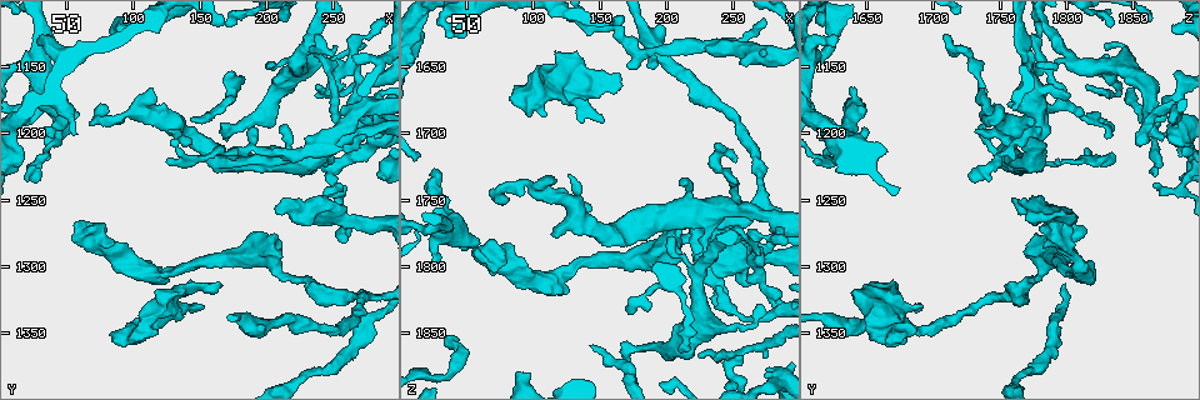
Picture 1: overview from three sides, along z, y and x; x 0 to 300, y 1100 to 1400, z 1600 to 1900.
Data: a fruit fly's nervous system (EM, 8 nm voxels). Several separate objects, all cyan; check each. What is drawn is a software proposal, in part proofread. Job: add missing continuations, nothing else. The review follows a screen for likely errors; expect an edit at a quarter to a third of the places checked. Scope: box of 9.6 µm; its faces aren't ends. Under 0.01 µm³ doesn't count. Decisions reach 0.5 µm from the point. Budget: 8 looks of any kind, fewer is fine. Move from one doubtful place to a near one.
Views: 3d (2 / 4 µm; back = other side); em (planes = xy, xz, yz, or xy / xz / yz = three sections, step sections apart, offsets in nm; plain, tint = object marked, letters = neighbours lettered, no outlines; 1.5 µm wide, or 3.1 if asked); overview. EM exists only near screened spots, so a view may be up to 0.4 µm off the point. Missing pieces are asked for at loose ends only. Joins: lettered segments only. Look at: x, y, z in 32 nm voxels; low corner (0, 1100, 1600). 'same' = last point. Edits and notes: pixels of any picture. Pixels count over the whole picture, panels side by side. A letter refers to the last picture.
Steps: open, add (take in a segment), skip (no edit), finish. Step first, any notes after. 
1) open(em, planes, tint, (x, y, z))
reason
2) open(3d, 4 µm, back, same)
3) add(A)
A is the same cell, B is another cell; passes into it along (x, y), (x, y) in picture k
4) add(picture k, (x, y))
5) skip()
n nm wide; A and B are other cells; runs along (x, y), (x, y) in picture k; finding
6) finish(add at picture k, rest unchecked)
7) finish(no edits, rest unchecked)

open(em, planes, tint, (96, 1118, 1880))
an open end

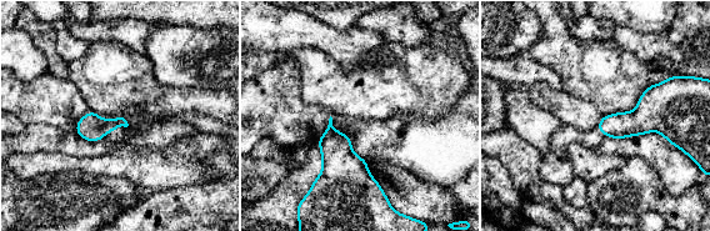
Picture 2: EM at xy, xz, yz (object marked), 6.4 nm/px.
open(em, planes, letters, same)
see the neighbours

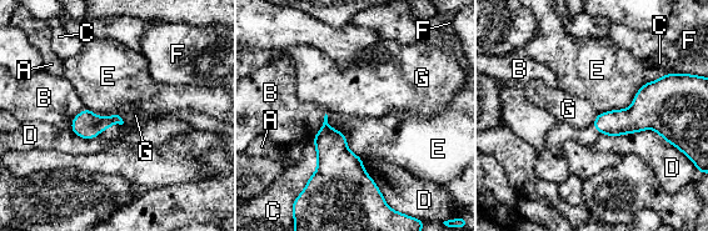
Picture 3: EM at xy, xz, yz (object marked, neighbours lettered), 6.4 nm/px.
skip()
A, B, C, D, E, F and G are other cells; border along (95, 114), (118, 115), (124, 121) in picture 3; no lettered segment goes on from it

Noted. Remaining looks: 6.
open(em, xy, step 8, letters, (272, 1166, 1636))

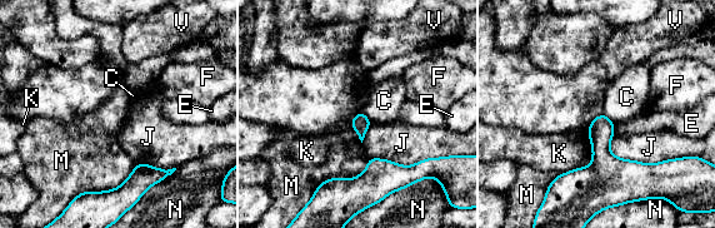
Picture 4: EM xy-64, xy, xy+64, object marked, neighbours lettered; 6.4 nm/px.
skip()
M touches over 420 nm; C, E, F, J, K, M, N and V are other cells; no lettered segment goes on from it

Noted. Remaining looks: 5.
open(3d, 2 µm, (164, 1310, 1654))
an open end

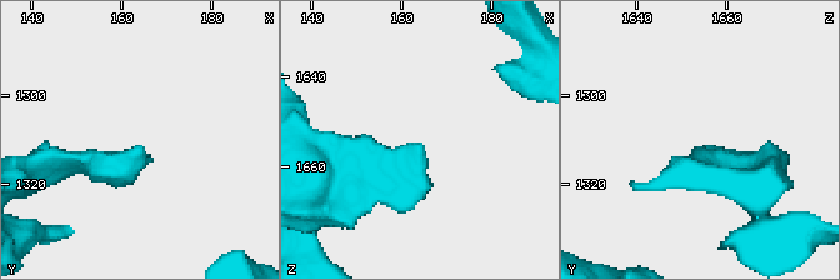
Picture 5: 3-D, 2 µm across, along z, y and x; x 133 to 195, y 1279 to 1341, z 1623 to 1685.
open(em, planes, letters, (164, 1311, 1656))
shape alone is not enough

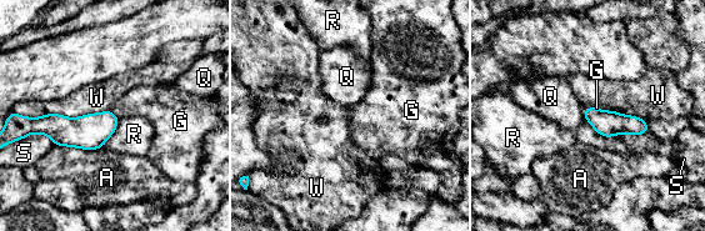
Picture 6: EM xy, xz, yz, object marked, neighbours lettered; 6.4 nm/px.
skip()
A, G, Q, R, S and W are other cells; border along (25, 115), (76, 117) in picture 6; none of them fits

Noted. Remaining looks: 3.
finish(no edits, rest unchecked)

